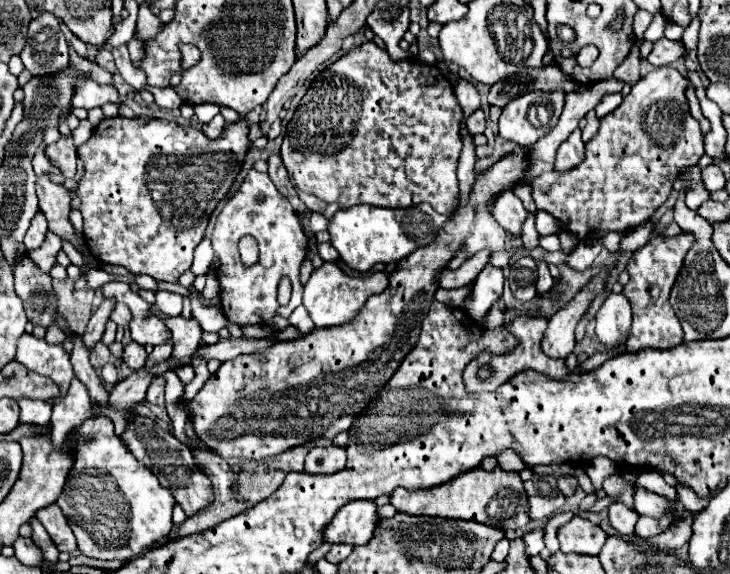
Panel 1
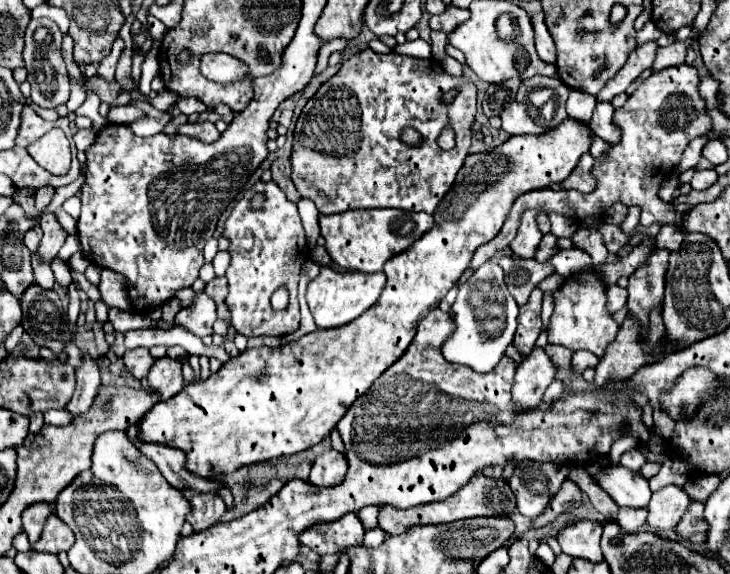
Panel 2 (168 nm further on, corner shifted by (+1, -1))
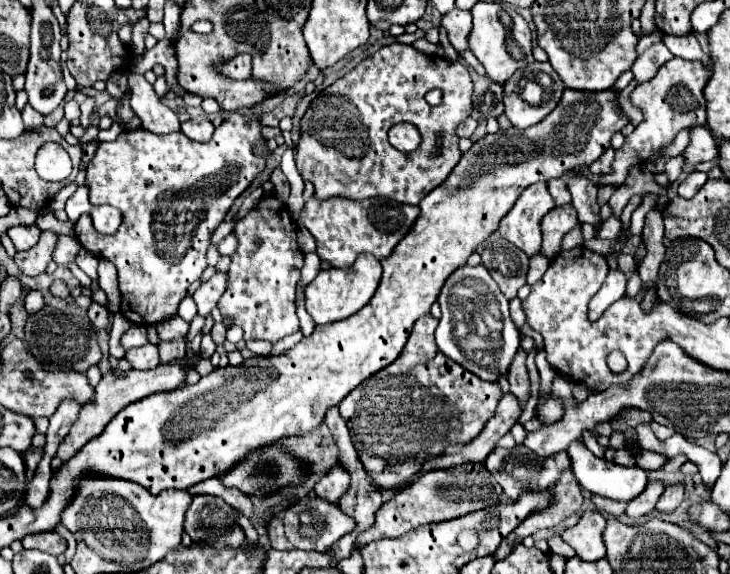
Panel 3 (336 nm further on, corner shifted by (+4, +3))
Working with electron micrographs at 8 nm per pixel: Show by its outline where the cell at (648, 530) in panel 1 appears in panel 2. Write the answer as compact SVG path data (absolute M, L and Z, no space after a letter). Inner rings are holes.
M667 485L652 493L647 524L651 528L673 528L691 504L688 495L675 485Z

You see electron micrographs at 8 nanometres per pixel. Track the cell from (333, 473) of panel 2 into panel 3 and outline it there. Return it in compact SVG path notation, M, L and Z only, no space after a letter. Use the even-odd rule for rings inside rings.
M334 464L334 466L330 466L330 468L322 474L322 478L314 484L314 492L316 492L320 498L336 504L336 500L348 490L348 484L350 484L350 476L348 476L348 472L344 472L344 466Z

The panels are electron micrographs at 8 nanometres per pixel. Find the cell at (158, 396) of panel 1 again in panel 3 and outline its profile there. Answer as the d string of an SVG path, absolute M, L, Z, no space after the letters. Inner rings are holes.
M184 338L174 340L174 342L160 342L158 348L160 348L160 362L162 364L168 364L172 360L182 360L182 356L186 354L184 352Z

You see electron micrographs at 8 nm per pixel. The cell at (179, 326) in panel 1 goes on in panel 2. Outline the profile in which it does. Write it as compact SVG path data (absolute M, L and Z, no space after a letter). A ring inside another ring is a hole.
M201 292L197 296L197 302L187 308L181 310L175 318L175 322L183 324L189 332L193 332L195 336L207 336L213 334L213 322L217 320L217 306L215 300L211 296L207 296L205 292Z

